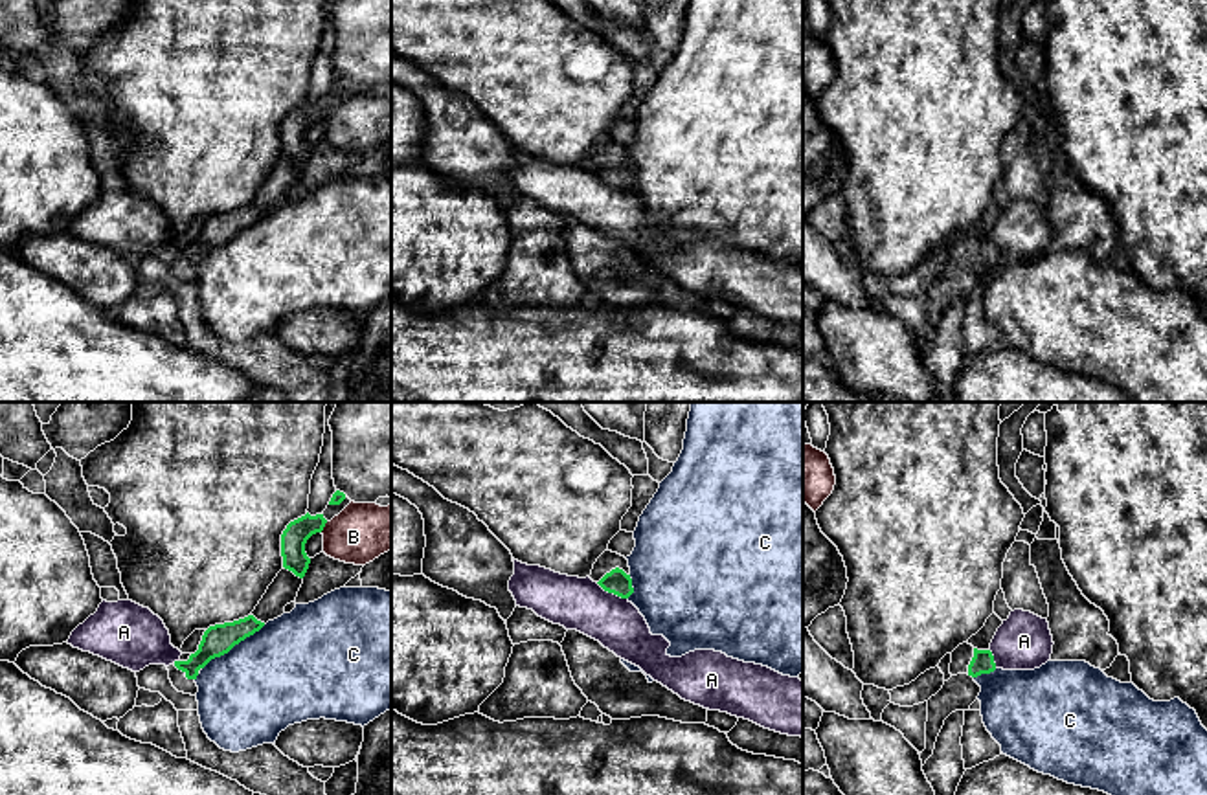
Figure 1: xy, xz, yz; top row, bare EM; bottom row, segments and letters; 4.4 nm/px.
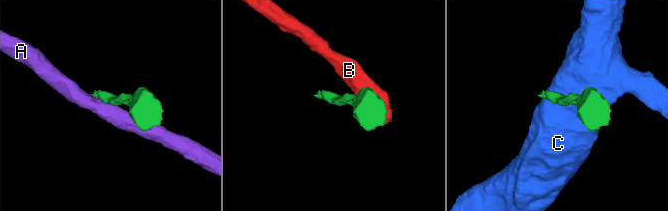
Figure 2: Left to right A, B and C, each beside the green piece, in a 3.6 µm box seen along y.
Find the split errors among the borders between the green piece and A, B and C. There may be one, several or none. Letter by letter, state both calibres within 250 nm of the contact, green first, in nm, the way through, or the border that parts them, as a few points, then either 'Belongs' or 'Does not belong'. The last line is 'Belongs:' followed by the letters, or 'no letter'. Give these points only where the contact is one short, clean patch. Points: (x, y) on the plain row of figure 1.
A: Thickness 110 nm (green) against 220 nm. Boundary: xz (596, 171), (627, 188). Does not belong
B: Thickness 110 nm (green) against 260 nm. Boundary: xy (327, 111), (320, 120). Does not belong
C: Thickness 140 nm (green) against 440 nm. Boundary: xy (265, 213), (226, 241), (215, 245), (203, 257). Does not belong
Belongs: no letter

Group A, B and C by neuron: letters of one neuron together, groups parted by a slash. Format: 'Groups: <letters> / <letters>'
Groups: A / B / C

